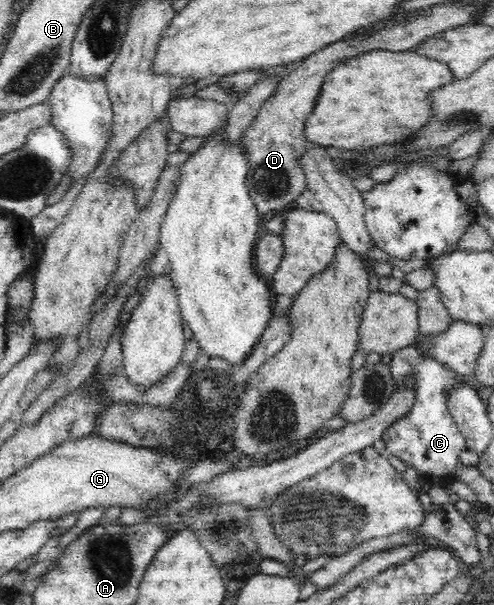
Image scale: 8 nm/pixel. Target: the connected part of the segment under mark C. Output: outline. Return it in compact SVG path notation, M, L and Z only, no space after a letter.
M415 345L396 350L390 362L390 373L396 388L404 387L409 376L416 379L416 402L408 414L394 422L382 436L385 442L386 455L397 456L408 466L413 466L424 480L438 478L442 484L452 481L456 468L460 465L460 454L467 450L466 438L447 410L446 394L458 386L466 377L459 376L432 357L424 357Z

